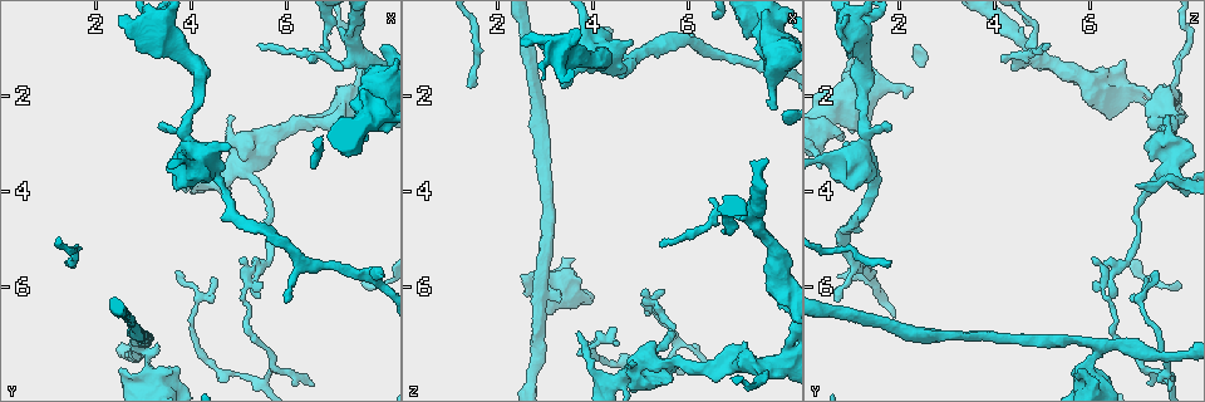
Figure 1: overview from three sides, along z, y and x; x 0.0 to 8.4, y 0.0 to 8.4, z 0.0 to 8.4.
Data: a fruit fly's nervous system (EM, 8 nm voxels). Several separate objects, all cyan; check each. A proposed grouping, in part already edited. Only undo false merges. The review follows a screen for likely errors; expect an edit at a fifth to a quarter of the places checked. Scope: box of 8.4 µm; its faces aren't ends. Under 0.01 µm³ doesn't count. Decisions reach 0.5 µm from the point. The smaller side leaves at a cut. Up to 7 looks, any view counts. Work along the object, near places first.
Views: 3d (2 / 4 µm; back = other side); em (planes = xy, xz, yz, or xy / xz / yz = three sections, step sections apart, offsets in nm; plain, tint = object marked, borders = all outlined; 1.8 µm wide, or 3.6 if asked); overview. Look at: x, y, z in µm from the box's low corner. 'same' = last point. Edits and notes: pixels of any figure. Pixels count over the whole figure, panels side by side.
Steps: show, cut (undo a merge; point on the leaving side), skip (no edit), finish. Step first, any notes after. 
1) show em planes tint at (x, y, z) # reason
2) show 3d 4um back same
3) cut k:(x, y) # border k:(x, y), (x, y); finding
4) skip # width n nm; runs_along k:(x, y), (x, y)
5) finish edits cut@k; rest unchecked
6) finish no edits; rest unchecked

show 3d 2um at (5.10, 3.45, 7.65) # sharp bend

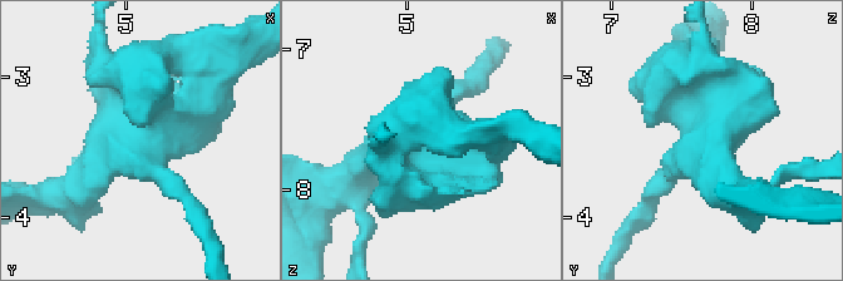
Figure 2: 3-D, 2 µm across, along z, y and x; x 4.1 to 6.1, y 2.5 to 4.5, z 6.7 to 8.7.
show em xz step 8 tint at (5.10, 3.44, 7.66)

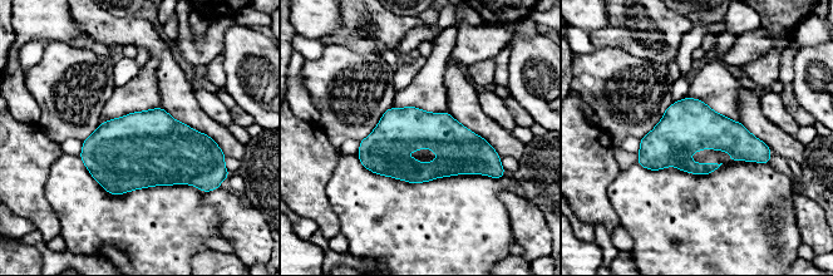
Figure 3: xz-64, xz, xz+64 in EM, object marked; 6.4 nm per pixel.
show em xy step 8 borders same

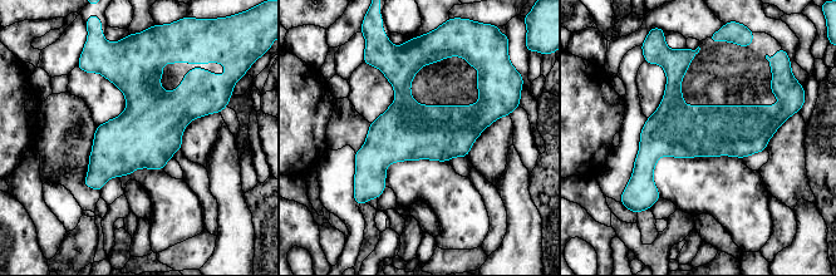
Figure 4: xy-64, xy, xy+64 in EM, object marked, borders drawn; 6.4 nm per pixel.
skip # runs_along 4:(775, 124), (675, 131), (637, 173); continuous, no second neuron

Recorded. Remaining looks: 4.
show 3d 2um at (5.15, 5.70, 6.30) # abrupt turn

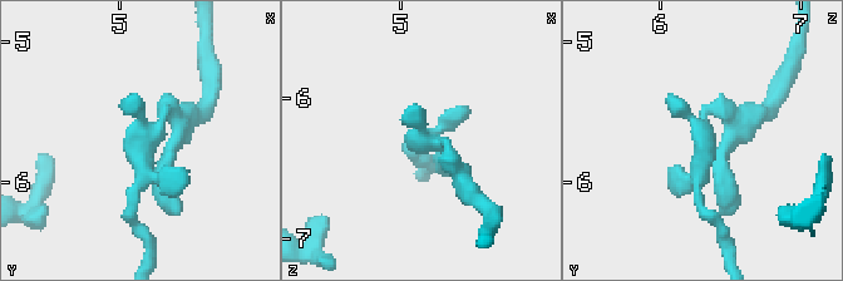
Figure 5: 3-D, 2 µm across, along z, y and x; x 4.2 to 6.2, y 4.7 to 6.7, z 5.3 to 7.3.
show em planes borders at (5.14, 5.68, 6.32) # now the EM

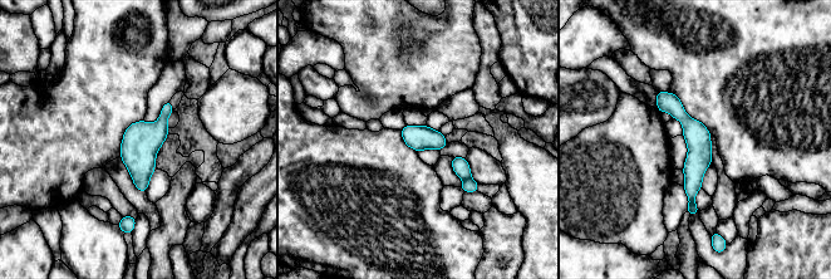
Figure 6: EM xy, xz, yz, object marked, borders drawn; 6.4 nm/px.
cut 6:(461, 167) # border 6:(470, 177), (463, 180); two neurons meet here

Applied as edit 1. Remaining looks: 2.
finish edits cut@6; rest unchecked

